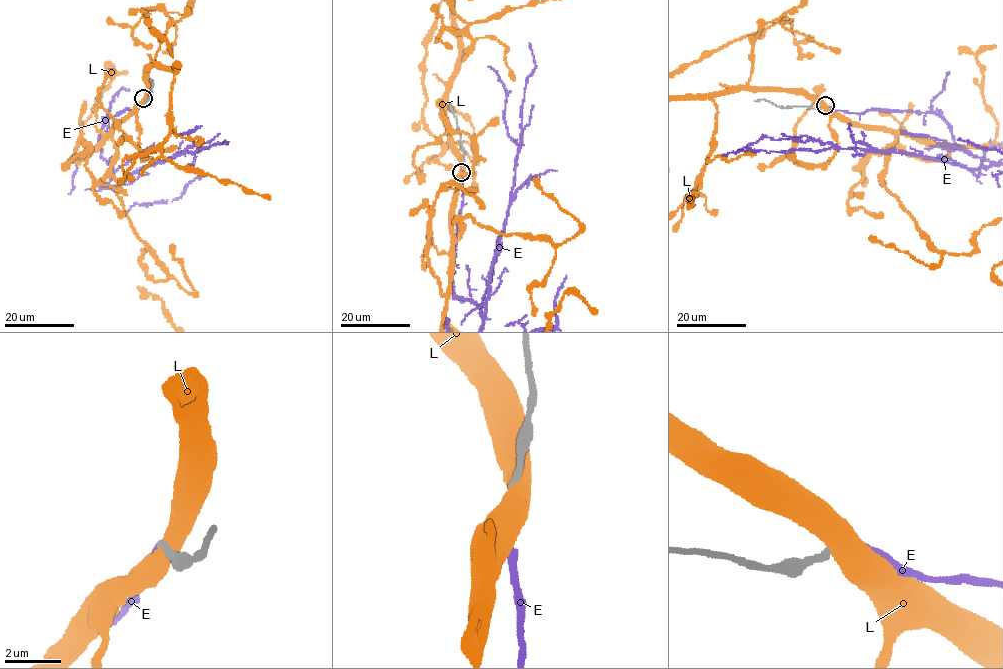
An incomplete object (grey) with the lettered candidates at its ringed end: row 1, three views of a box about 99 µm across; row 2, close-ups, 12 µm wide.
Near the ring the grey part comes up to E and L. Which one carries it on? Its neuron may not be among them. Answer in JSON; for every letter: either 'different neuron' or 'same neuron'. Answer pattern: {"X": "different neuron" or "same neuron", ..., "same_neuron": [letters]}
{"E": "same neuron", "L": "different neuron", "same_neuron": ["E"]}

